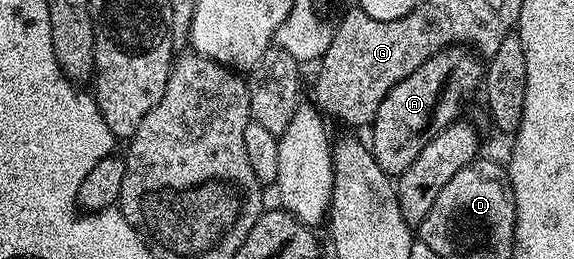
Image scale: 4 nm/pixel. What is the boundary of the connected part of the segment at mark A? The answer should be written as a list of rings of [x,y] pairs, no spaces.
[[[455,45],[436,53],[428,61],[424,61],[424,65],[420,65],[420,69],[416,69],[416,73],[404,77],[404,81],[397,83],[388,93],[388,97],[384,97],[384,101],[380,101],[380,109],[376,109],[376,117],[369,128],[371,131],[368,146],[373,151],[380,169],[384,169],[384,173],[391,177],[402,175],[404,169],[408,169],[408,165],[412,165],[412,161],[416,161],[416,157],[420,157],[420,149],[424,149],[424,145],[428,145],[428,141],[432,137],[439,135],[449,123],[453,123],[459,118],[458,106],[477,87],[479,90],[483,79],[483,60],[471,48],[465,45]]]

